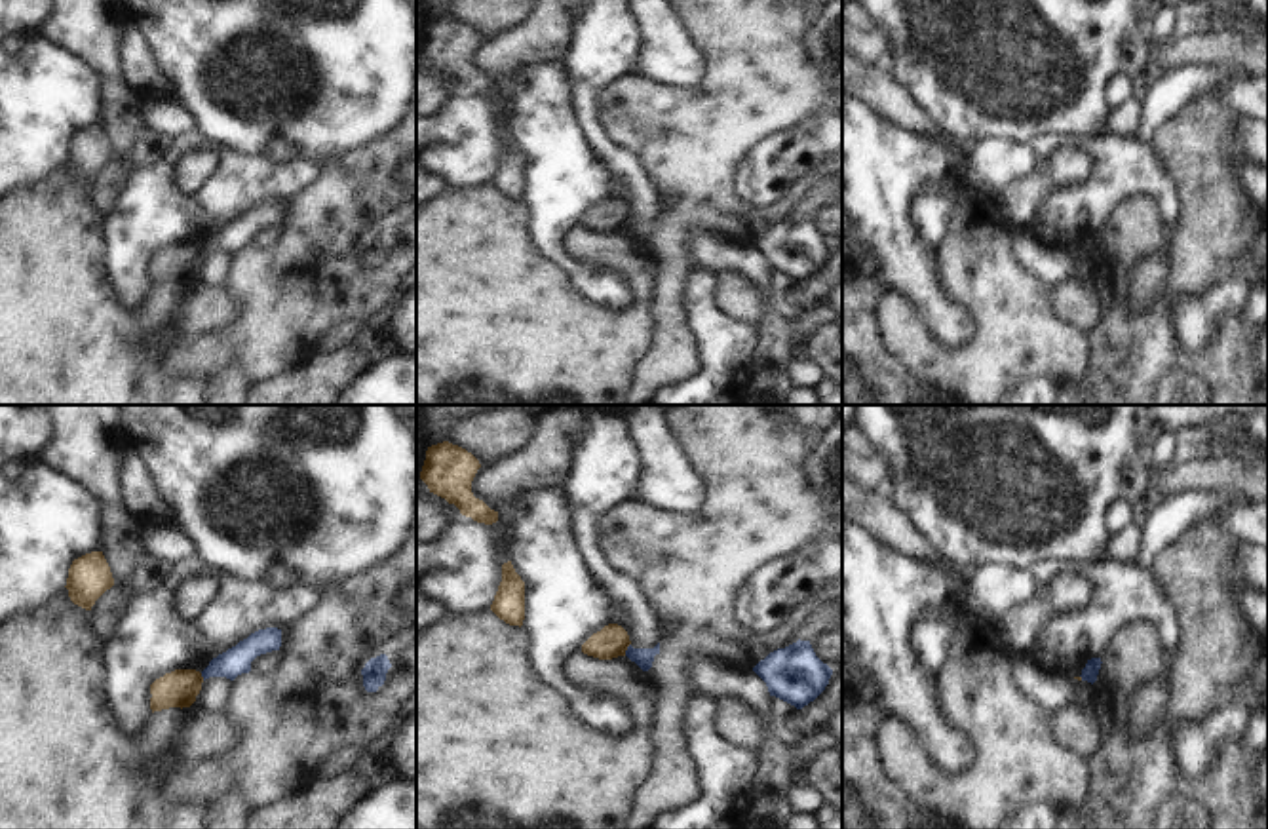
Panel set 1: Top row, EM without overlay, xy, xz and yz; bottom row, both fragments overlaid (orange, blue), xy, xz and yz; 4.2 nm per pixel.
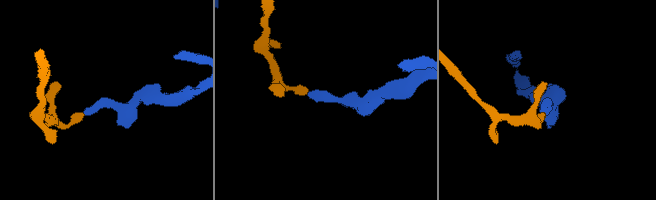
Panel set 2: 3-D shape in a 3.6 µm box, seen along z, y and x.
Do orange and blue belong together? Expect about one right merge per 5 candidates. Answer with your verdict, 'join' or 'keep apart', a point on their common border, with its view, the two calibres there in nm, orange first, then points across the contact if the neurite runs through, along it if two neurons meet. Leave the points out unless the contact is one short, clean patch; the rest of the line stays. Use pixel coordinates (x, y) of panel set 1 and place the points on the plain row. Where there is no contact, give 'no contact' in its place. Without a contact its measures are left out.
keep apart; contact xz (626, 223); calibres 140 and 80 nm; border xz (630, 217), (624, 229)

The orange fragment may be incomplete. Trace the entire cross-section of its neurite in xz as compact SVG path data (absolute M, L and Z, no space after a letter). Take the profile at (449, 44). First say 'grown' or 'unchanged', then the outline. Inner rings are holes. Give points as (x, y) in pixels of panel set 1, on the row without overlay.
unchanged; M449 15L428 21L420 53L430 67L454 78L462 89L477 97L492 99L498 86L490 84L471 67L471 55L481 42L479 34L466 23Z

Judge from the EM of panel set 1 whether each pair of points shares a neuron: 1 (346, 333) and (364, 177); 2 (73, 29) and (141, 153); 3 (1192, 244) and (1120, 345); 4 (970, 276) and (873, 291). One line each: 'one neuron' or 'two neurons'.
1: two neurons
2: two neurons
3: one neuron
4: two neurons

